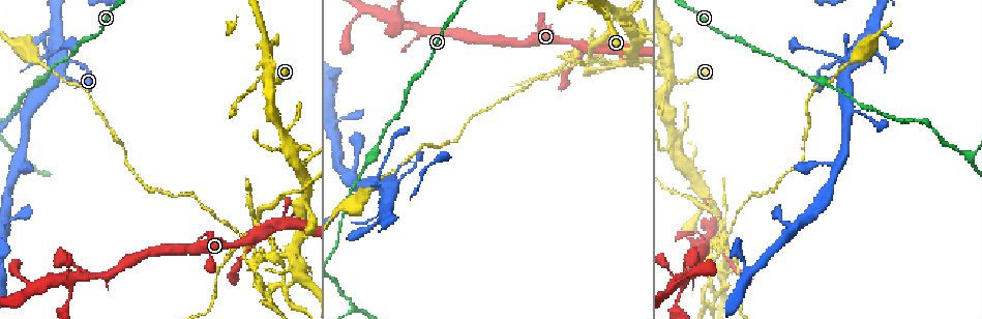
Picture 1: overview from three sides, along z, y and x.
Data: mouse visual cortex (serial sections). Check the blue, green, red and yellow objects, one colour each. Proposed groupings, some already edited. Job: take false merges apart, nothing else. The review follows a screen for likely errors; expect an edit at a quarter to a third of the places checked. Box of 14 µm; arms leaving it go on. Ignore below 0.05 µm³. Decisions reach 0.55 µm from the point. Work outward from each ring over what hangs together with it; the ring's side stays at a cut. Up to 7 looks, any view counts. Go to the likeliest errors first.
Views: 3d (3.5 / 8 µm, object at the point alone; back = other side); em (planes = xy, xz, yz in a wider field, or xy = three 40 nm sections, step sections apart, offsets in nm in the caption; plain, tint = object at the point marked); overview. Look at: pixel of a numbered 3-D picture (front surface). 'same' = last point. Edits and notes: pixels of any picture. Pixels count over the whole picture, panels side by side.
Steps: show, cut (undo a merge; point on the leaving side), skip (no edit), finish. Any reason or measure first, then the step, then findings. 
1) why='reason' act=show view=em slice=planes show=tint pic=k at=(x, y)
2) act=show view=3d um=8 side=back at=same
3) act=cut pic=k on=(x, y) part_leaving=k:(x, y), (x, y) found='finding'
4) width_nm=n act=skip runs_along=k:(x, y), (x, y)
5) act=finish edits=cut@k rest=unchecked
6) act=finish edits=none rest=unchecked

why='sharp bend' act=show view=em slice=xy step=1 show=tint pic=1 at=(62, 64)

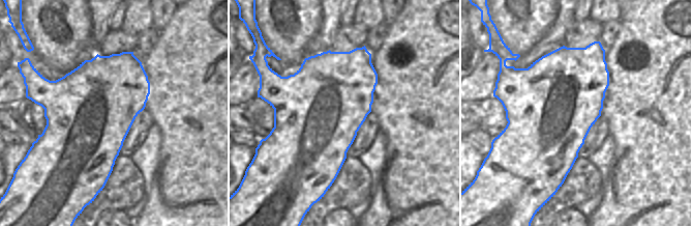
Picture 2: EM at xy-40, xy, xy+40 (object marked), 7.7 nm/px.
why='wider look' act=show view=3d um=3.5 at=same

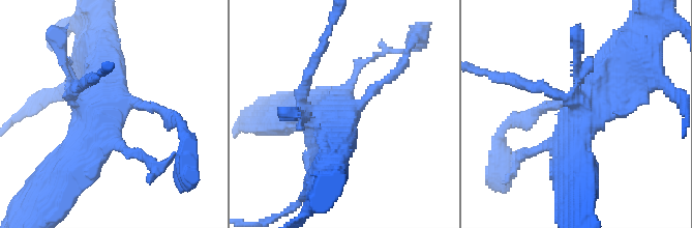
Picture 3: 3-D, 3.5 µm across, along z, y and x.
act=skip runs_along=3:(163, 113), (116, 104), (71, 167) found='continuous, no second cell'

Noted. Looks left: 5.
act=show view=3d um=3.5 pic=1 at=(673, 82)

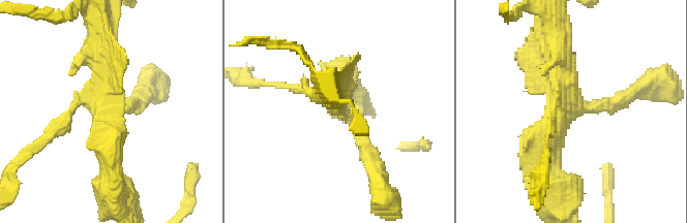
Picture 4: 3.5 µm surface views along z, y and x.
act=skip runs_along=4:(624, 98), (563, 107), (539, 164) found='continuous, no second cell'

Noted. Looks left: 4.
act=show view=3d um=3.5 pic=1 at=(280, 130)

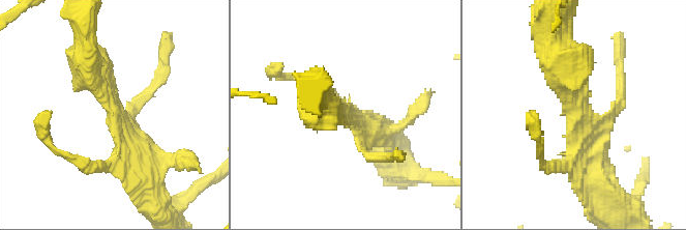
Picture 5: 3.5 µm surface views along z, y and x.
act=skip runs_along=5:(87, 59), (148, 167) found='one cell here'

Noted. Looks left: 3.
act=finish edits=none rest=unchecked

